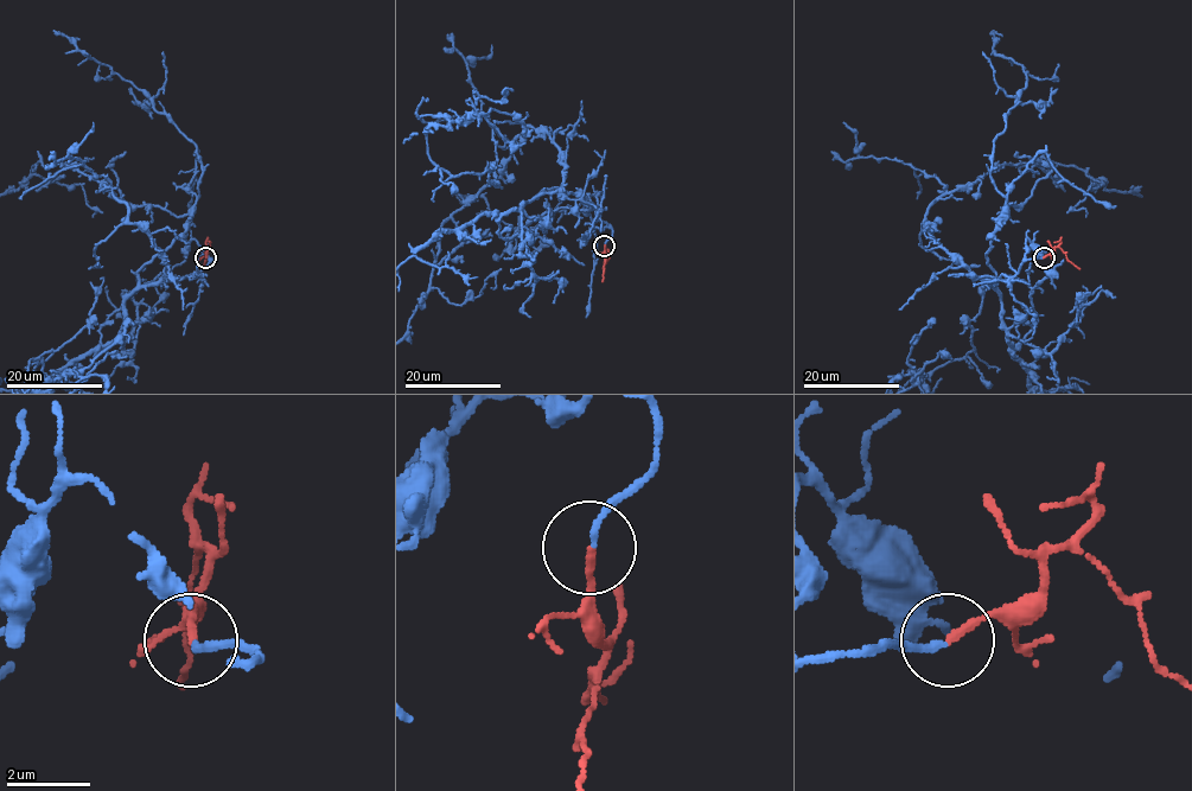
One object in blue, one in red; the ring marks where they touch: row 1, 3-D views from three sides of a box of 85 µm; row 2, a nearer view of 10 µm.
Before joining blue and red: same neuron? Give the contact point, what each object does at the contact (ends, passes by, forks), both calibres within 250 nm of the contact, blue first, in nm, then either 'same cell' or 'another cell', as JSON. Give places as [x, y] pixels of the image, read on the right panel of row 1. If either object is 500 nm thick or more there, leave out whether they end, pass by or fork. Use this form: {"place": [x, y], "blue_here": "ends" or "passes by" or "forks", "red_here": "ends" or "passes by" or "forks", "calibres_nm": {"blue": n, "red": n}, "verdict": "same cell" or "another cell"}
{"place": [1044, 257], "blue_here": "ends", "red_here": "ends", "calibres_nm": {"blue": 160, "red": 190}, "verdict": "same cell"}

